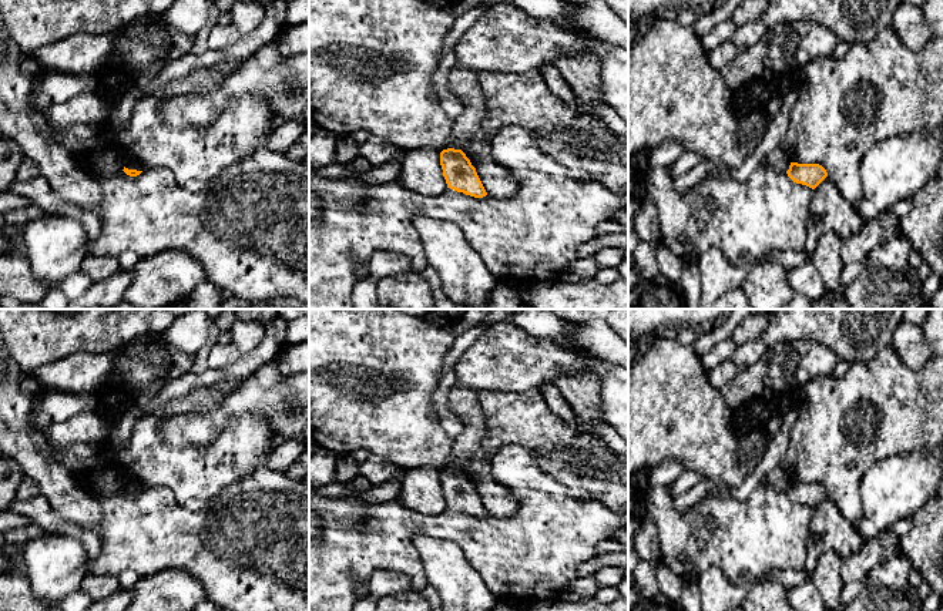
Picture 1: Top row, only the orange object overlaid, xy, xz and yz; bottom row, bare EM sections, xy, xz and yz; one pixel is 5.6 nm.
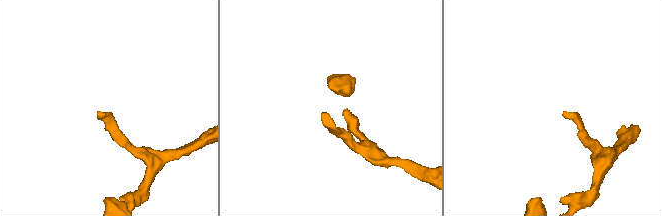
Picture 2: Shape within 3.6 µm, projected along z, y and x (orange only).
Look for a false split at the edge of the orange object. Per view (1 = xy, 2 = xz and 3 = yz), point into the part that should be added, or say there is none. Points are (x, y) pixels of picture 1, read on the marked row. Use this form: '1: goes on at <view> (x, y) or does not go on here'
1: does not go on here
2: does not go on here
3: does not go on here

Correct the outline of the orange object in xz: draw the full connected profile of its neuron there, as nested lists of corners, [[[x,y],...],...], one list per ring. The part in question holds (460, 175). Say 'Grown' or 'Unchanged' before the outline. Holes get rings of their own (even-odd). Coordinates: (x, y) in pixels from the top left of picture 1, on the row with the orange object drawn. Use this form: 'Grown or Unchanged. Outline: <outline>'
Unchanged. Outline: [[[443,150],[440,152],[440,165],[447,188],[474,198],[487,195],[476,168],[462,150]]]

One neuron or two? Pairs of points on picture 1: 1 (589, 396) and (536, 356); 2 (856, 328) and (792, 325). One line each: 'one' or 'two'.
1: two
2: one

